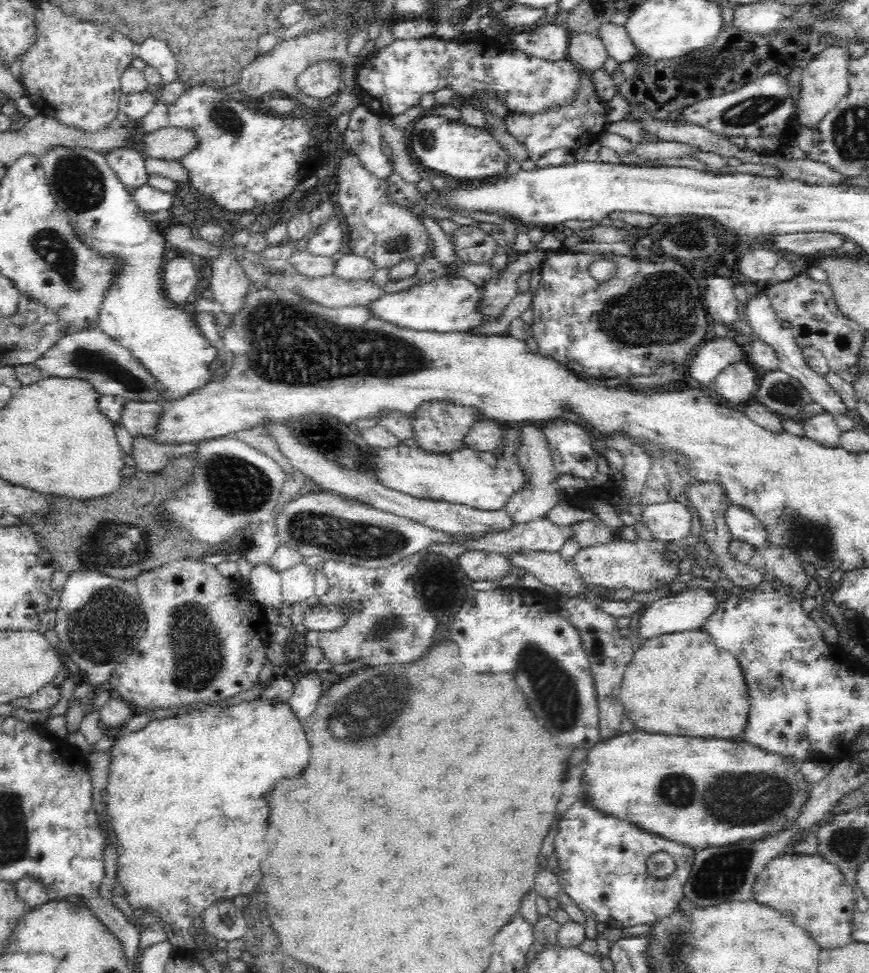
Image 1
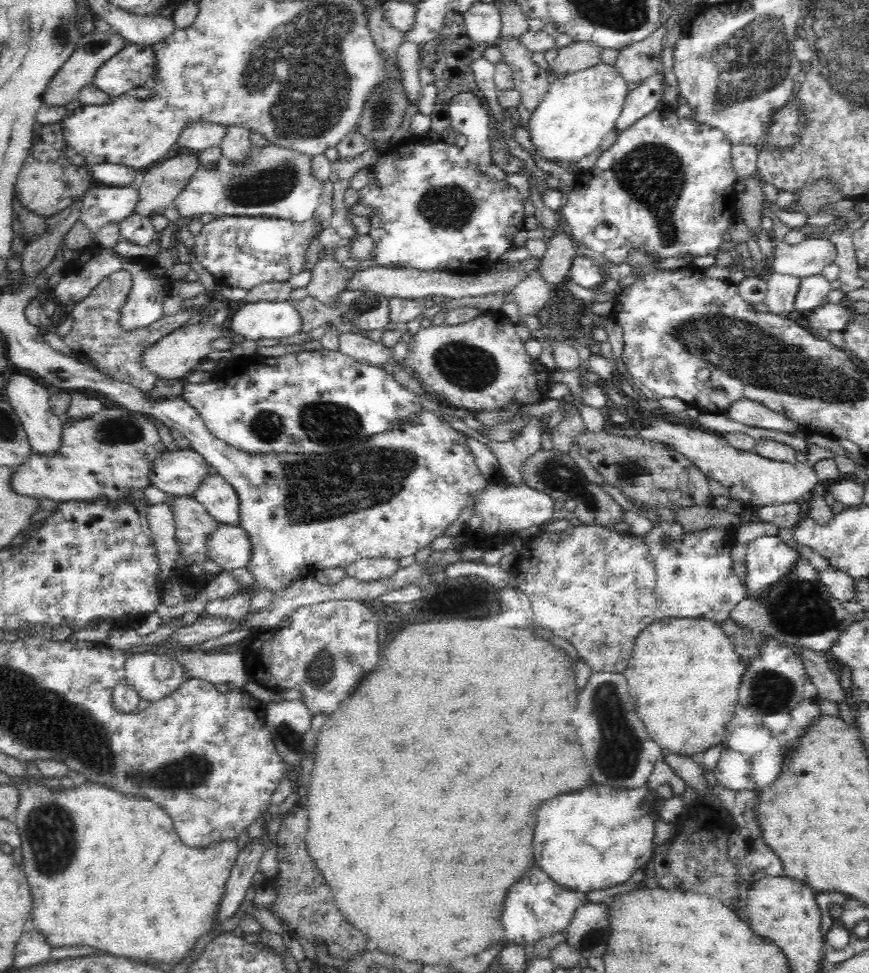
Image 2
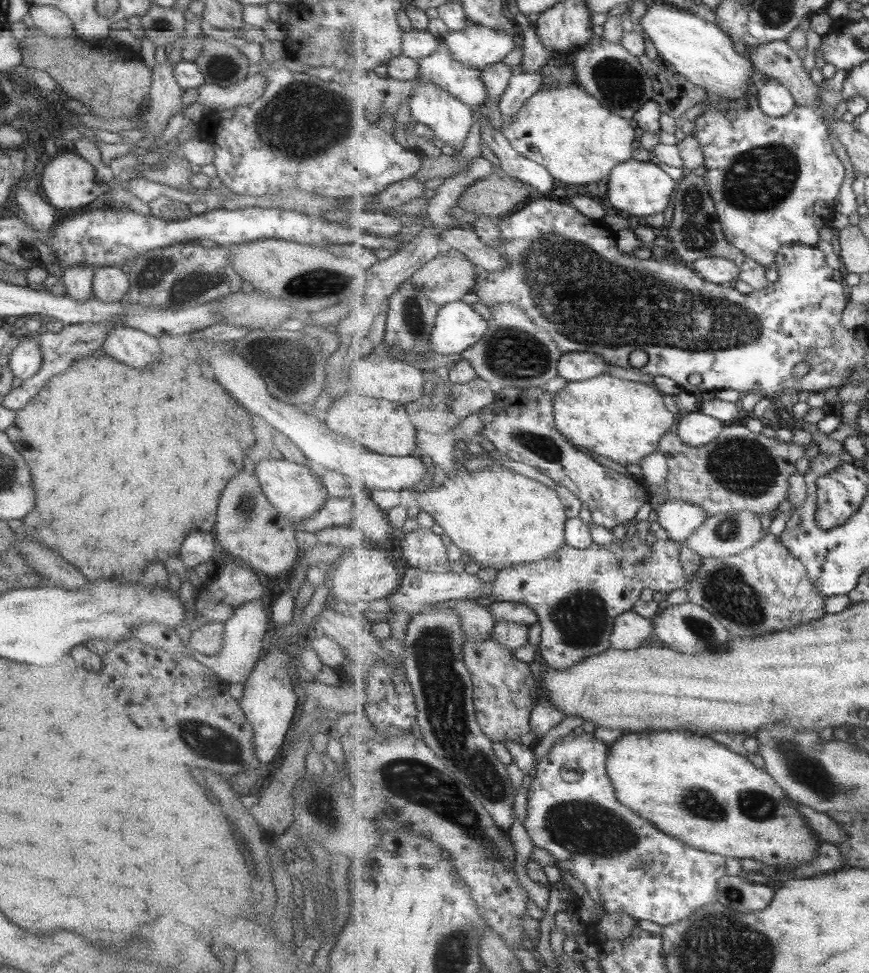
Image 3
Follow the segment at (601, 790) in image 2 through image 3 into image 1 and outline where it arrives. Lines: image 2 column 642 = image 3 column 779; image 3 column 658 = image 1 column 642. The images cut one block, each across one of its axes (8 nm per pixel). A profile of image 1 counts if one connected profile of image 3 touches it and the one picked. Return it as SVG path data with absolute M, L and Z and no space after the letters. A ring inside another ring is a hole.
M638 730L631 731L608 740L601 740L595 744L588 752L586 758L586 770L582 778L582 789L594 806L608 815L625 819L641 826L642 829L650 831L652 834L662 835L662 837L681 842L695 850L707 849L710 847L726 846L736 844L740 841L762 841L764 838L774 836L782 830L788 830L794 826L798 816L805 810L805 804L809 801L812 784L806 780L806 776L800 772L800 763L792 757L786 757L778 753L762 750L751 742L730 742L730 740L706 740L706 738L684 738L684 736L668 736L668 734L644 734Z

